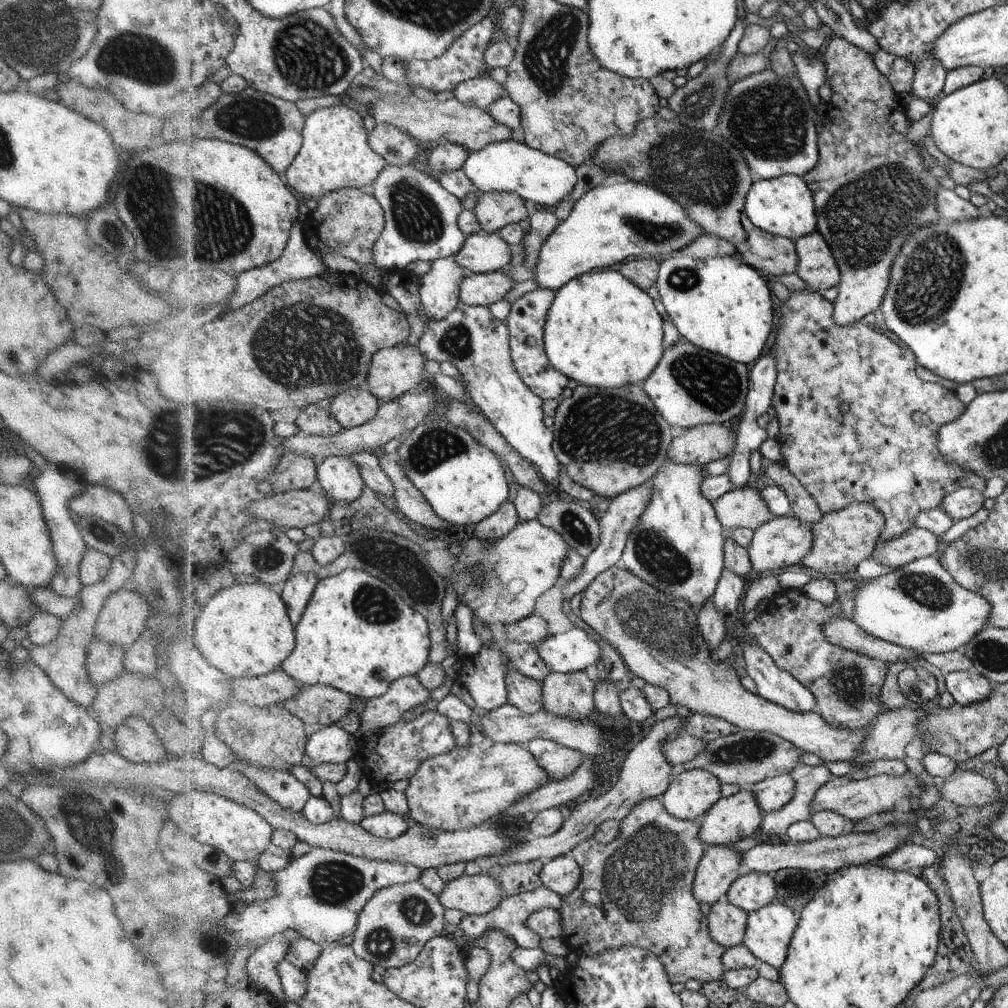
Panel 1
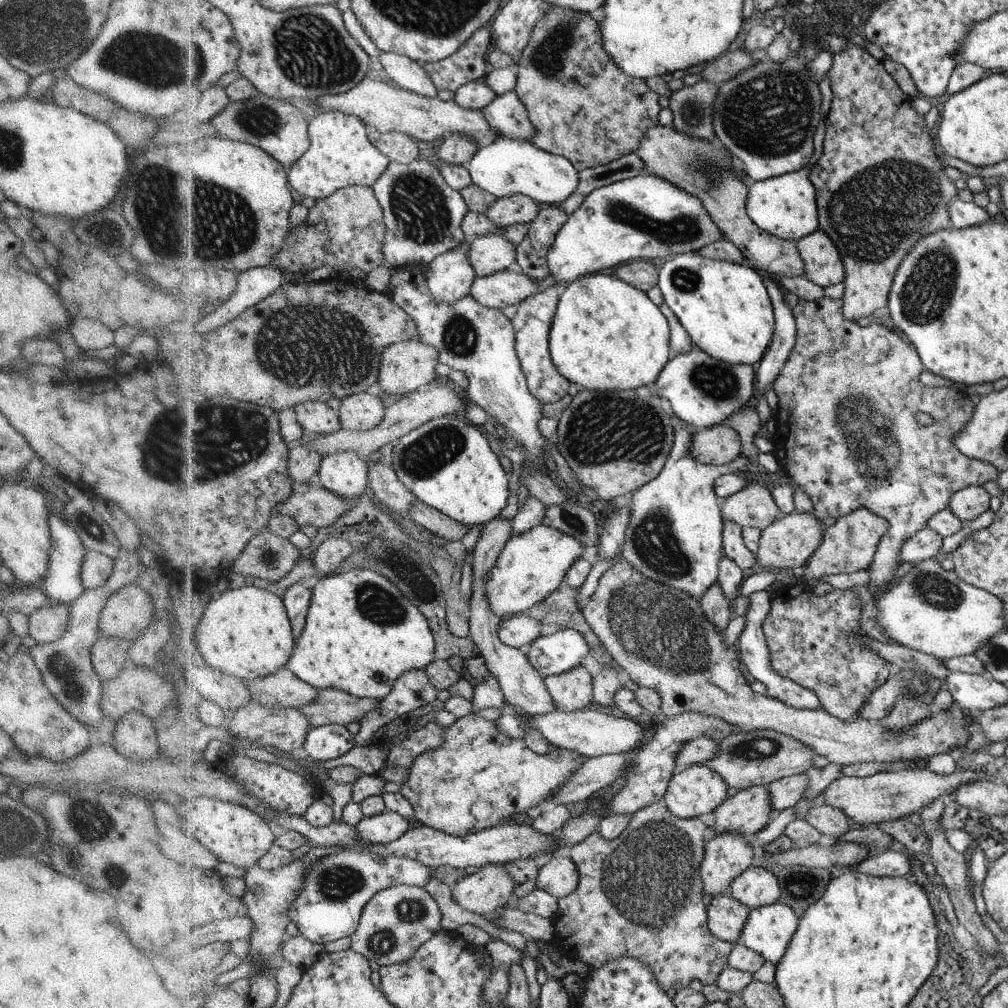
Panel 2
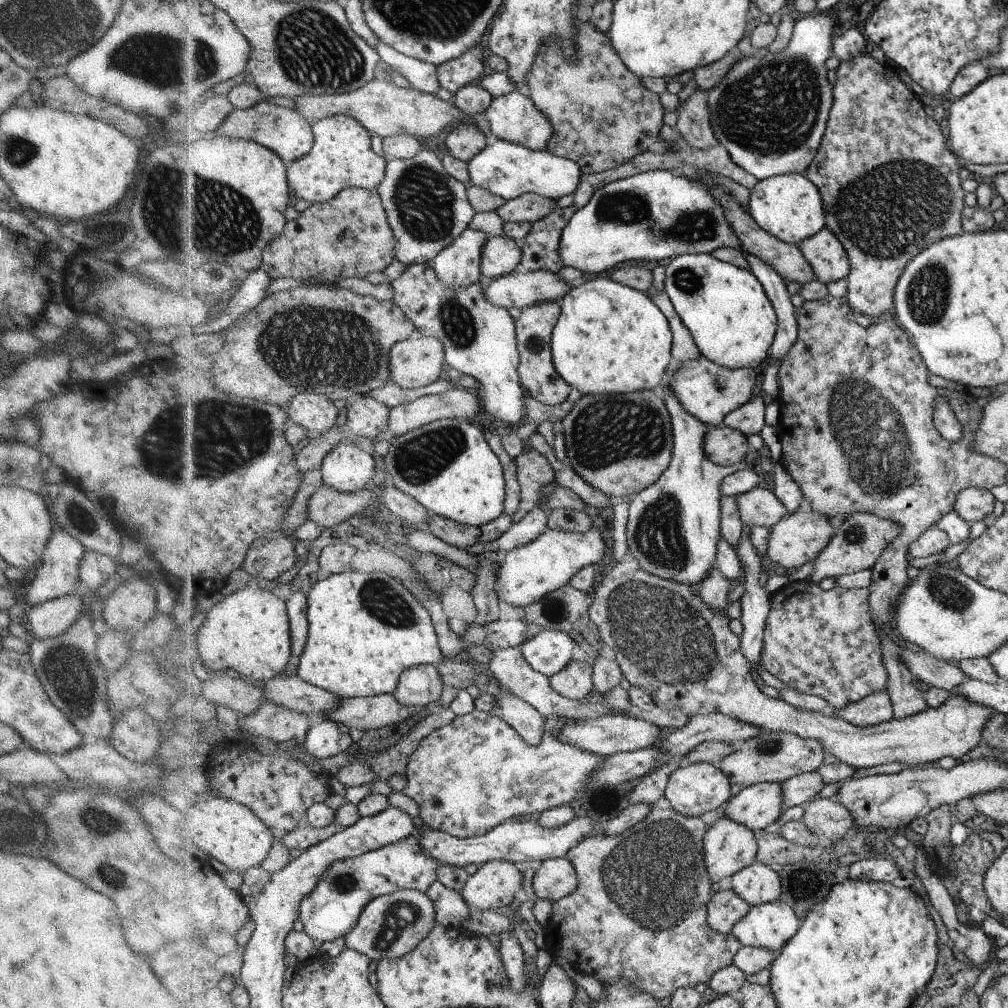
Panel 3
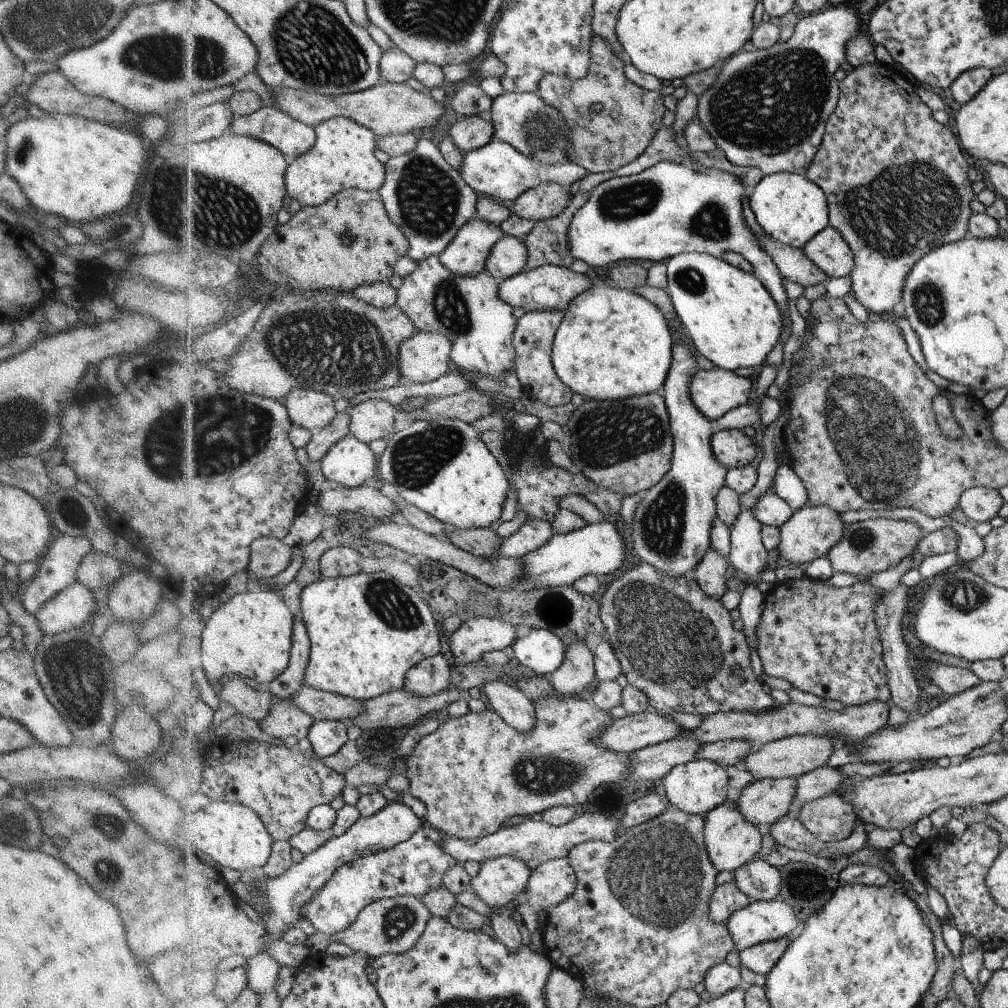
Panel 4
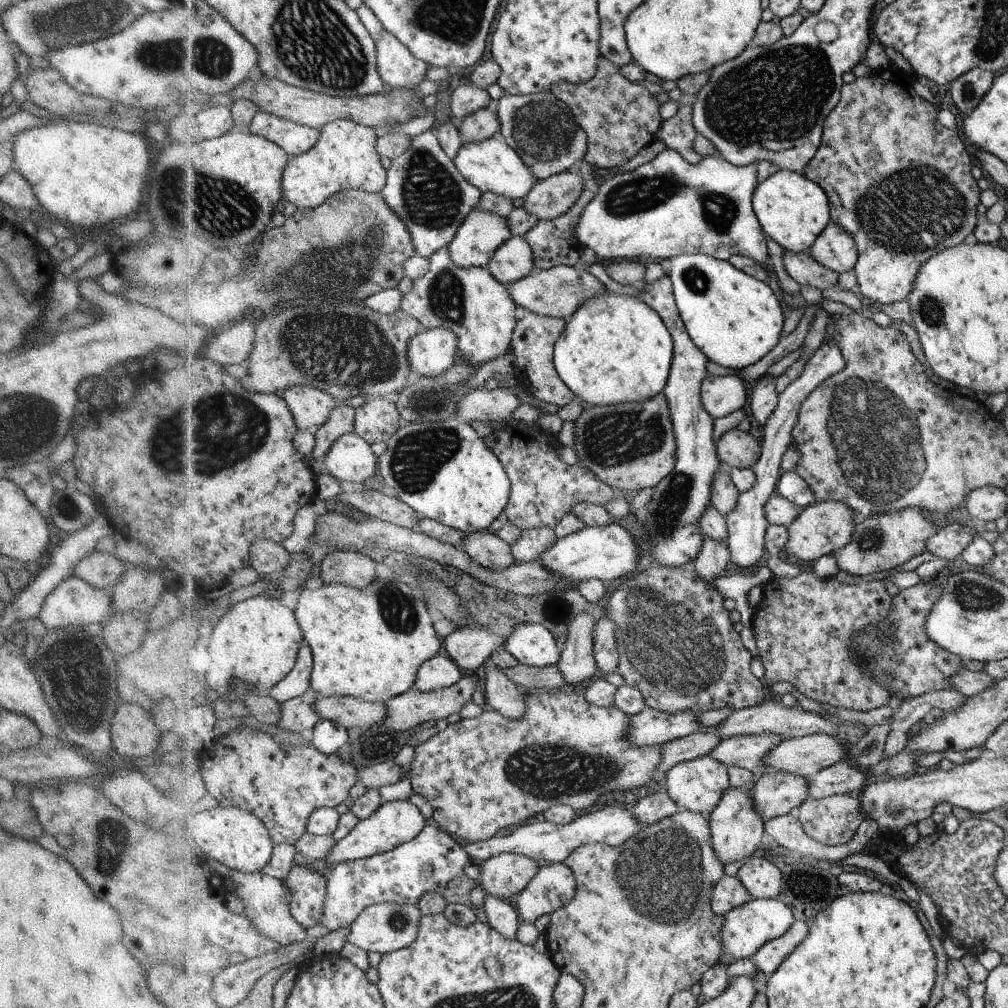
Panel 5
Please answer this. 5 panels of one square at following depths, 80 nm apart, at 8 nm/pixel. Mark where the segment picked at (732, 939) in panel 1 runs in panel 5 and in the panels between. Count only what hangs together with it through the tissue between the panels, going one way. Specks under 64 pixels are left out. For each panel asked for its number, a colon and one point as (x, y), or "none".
2: (726, 917)
3: (727, 907)
4: (728, 898)
5: (731, 893)

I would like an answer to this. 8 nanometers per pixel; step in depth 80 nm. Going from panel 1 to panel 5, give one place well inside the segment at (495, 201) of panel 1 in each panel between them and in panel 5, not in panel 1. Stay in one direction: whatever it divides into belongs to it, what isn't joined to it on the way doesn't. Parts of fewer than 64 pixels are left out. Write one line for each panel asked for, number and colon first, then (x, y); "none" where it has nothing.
2: (516, 209)
3: (531, 207)
4: (544, 201)
5: (551, 197)

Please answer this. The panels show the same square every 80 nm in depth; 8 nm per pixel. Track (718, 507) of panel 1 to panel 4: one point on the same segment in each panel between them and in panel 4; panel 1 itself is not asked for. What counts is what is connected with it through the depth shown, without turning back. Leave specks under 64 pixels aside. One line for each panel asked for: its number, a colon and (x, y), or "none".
2: (754, 506)
3: (761, 507)
4: (771, 509)

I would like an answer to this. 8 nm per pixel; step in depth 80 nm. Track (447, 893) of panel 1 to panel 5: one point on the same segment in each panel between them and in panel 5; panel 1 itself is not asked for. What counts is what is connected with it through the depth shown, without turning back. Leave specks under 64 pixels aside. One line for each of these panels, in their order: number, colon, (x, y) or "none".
2: (487, 890)
3: (495, 883)
4: (499, 880)
5: (505, 876)

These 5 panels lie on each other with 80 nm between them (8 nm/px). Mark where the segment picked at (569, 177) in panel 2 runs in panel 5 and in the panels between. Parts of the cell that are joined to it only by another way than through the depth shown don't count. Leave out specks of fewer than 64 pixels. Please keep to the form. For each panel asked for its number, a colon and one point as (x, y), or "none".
3: (509, 170)
4: (497, 169)
5: (492, 165)

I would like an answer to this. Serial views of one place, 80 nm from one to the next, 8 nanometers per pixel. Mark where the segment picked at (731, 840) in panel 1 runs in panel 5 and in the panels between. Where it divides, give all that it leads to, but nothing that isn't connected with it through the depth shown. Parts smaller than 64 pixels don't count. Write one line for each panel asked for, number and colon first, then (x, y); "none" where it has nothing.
2: (750, 810)
3: (758, 806)
4: (764, 801)
5: (774, 794)

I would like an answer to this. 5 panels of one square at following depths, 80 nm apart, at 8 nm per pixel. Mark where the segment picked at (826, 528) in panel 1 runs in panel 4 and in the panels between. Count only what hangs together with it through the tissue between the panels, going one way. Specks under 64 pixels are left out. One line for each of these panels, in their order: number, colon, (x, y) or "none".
2: (849, 545)
3: (857, 544)
4: (872, 545)

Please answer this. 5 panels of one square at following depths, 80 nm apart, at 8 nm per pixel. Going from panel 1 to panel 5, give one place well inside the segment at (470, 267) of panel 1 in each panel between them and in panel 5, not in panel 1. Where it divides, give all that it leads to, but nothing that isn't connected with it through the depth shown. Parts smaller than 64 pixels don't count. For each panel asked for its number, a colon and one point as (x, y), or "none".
2: (489, 254)
3: (501, 255)
4: (509, 256)
5: (513, 260)

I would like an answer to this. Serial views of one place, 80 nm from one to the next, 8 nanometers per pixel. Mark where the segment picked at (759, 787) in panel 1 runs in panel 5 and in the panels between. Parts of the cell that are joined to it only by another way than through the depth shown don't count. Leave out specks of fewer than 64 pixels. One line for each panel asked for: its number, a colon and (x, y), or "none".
2: (786, 792)
3: (802, 788)
4: (825, 780)
5: (843, 778)

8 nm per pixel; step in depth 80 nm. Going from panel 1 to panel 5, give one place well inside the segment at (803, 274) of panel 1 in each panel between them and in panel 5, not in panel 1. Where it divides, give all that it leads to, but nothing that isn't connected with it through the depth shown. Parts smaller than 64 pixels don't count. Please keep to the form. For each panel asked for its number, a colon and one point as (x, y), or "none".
2: (824, 265)
3: (824, 251)
4: (829, 250)
5: (835, 249)

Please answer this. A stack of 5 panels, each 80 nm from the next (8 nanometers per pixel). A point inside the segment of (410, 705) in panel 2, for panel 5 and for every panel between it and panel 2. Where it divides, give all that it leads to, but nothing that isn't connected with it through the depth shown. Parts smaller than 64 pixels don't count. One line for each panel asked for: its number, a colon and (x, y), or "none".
3: (420, 686)
4: (432, 676)
5: (440, 672)

